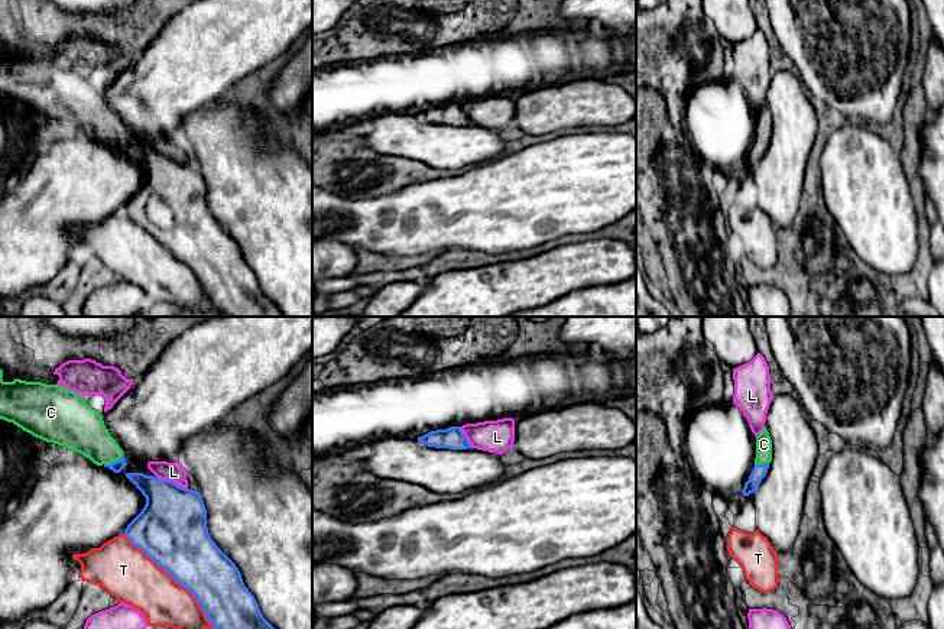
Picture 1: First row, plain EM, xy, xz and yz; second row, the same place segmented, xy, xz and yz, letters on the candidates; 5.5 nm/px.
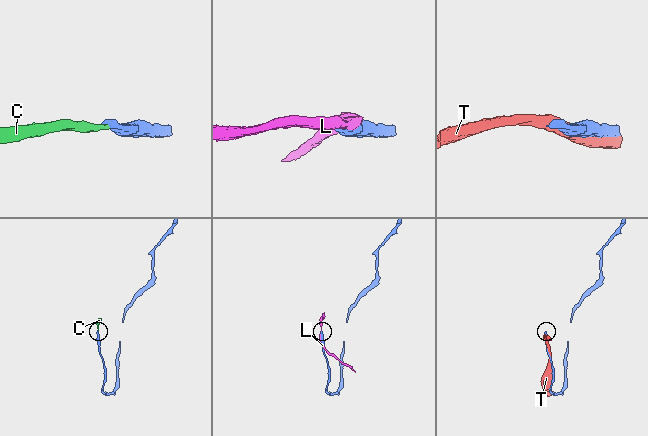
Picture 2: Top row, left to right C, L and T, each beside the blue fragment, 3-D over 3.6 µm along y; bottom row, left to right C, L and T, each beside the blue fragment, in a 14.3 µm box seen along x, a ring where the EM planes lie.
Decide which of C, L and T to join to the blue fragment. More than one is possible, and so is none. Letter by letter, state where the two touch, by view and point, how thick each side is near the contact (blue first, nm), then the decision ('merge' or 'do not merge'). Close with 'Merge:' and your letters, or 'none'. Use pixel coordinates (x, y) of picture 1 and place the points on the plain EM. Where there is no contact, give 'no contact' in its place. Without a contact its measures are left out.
C: meets blue in xy at (114, 138); 70 nm thick on the blue side, 240 nm on the other; merge
L: meets blue in xy at (172, 158); 380 nm thick on the blue side, 110 nm on the other; do not merge
T: meets blue in xy at (174, 255); 380 nm thick on the blue side, 300 nm on the other; do not merge
Merge: C

